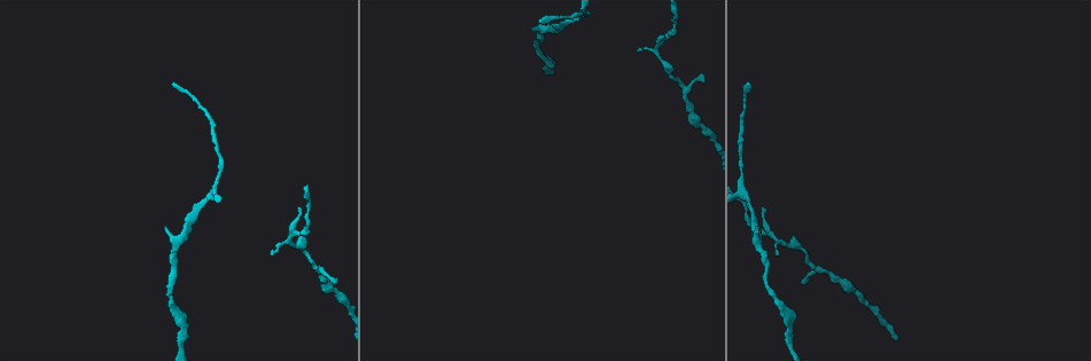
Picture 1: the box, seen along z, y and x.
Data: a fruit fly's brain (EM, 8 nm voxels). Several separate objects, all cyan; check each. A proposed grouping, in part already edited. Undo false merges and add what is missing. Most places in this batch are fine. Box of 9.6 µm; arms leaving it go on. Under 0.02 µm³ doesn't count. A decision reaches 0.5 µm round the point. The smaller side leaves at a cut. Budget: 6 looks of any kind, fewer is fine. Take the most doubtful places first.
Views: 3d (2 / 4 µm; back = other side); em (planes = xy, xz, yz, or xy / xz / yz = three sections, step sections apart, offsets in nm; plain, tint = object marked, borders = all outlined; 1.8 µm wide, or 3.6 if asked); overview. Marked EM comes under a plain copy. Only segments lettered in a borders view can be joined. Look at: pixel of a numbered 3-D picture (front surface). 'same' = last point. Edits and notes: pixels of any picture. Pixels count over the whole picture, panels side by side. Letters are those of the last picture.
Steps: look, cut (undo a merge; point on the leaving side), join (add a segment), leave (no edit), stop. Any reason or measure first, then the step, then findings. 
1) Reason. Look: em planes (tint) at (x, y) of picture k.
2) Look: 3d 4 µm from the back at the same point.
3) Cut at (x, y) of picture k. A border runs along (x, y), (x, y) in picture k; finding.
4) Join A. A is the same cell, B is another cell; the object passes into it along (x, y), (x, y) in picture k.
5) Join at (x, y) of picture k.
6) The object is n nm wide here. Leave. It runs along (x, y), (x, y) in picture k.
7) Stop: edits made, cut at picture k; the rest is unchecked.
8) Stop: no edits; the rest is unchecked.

An open end. Look: 3d 4 µm at (667, 34) of picture 1.

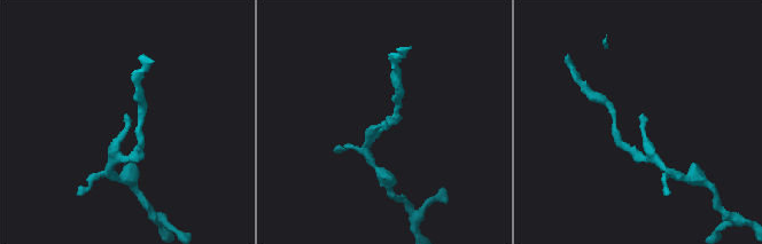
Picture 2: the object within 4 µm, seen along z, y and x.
Look: em planes (borders) at (383, 121) of picture 2.

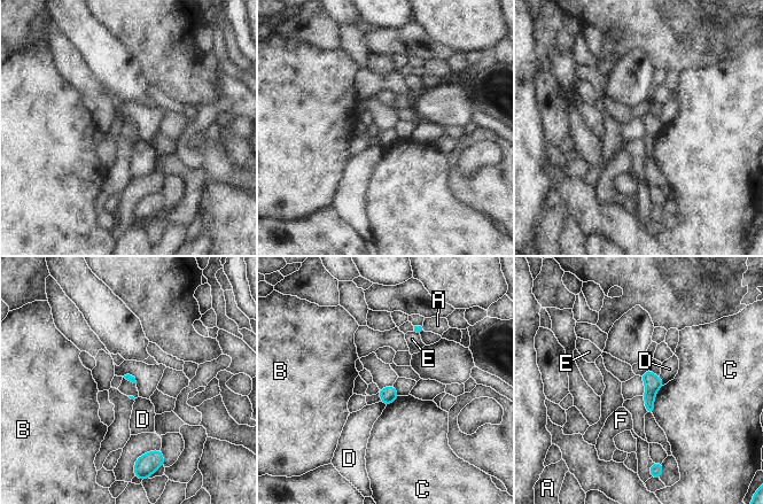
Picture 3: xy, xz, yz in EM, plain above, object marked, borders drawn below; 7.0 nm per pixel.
Leave. A, B, C, D, E and F are other cells; a border runs along (663, 386), (656, 393), (652, 413) in picture 3; no lettered segment goes on from it.

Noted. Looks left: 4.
Tapers out. Look: em xz step 8 (tint) at (807, 278) of picture 1.

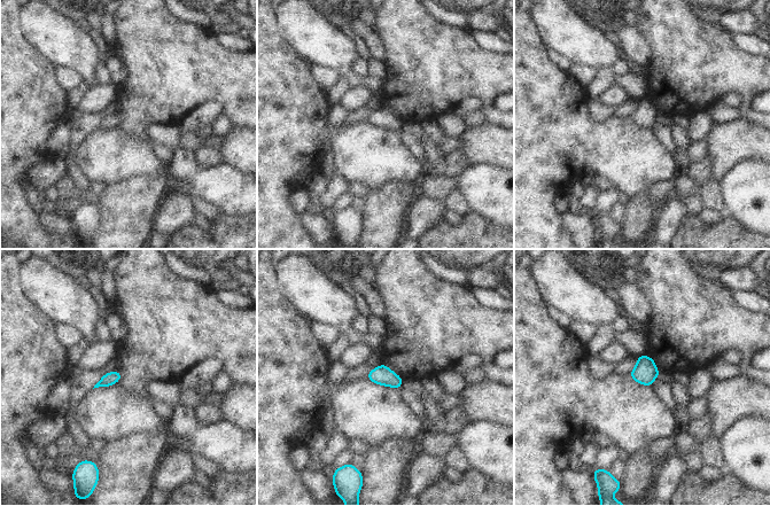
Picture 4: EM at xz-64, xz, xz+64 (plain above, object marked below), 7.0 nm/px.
Another direction. Look: em yz step 8 (borders) at the same point.

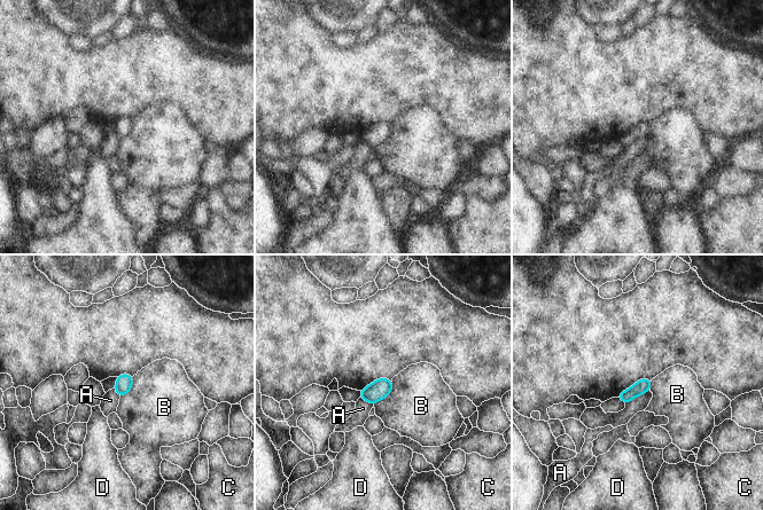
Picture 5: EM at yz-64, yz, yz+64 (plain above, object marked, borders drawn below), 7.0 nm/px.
The object is 100 nm wide here. Leave. A, B, C and D are other cells; a border runs along (392, 381), (391, 392), (373, 405) in picture 5; no lettered segment goes on from it.

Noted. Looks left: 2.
Long arm stops here. Look: em xz step 4 (tint) at (174, 83) of picture 1.

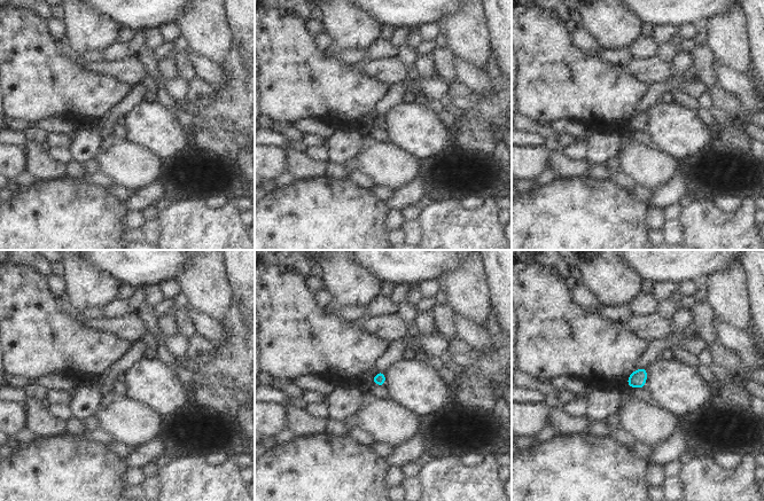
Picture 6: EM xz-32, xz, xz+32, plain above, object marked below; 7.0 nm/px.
Another direction. Look: em xy step 8 (borders) at the same point.

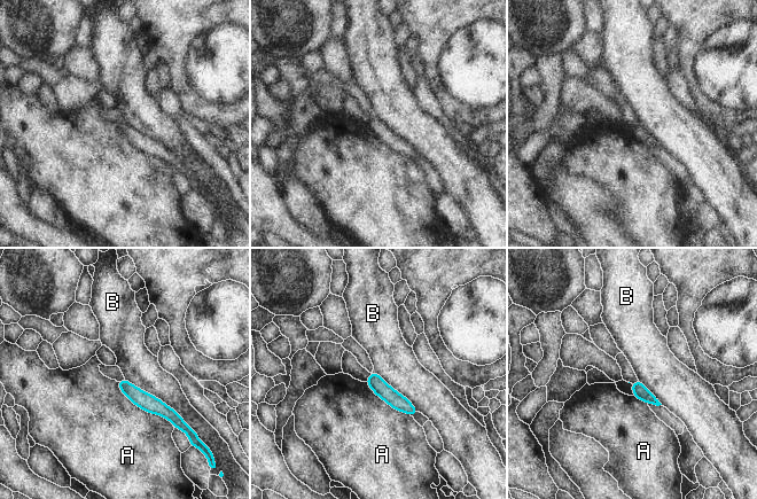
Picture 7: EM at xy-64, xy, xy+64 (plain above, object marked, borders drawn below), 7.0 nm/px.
Leave. A and B are other cells; it runs along (121, 383), (174, 419) in picture 7; none of them fits.

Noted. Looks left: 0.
Stop: no edits; the rest is unchecked.

